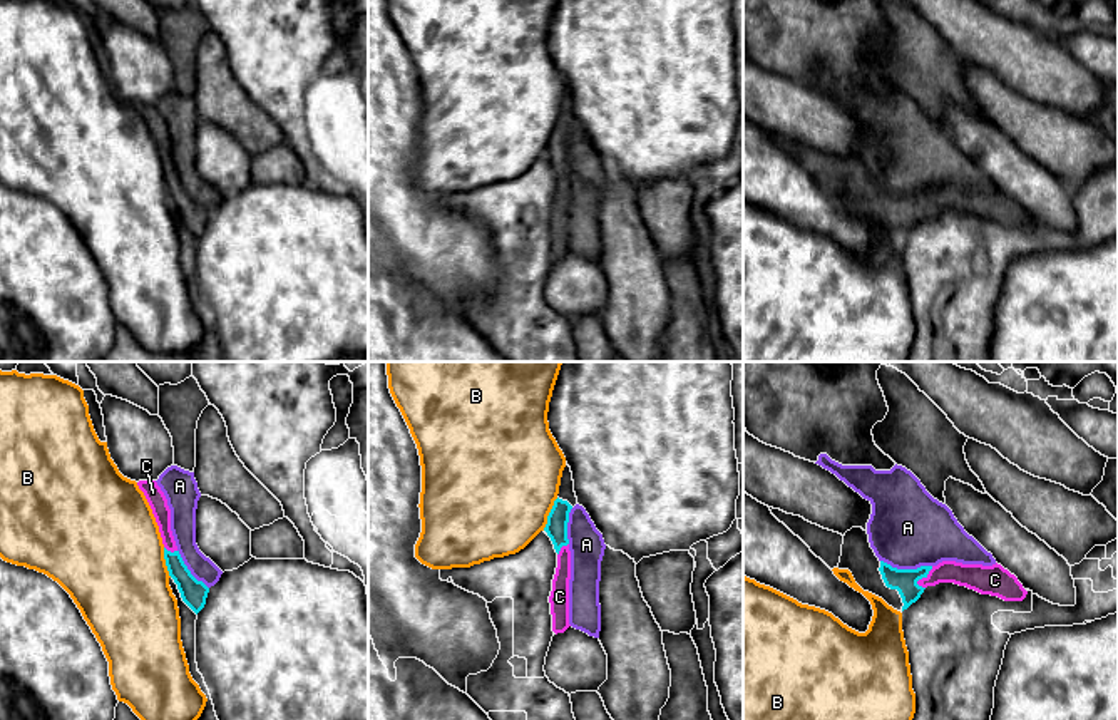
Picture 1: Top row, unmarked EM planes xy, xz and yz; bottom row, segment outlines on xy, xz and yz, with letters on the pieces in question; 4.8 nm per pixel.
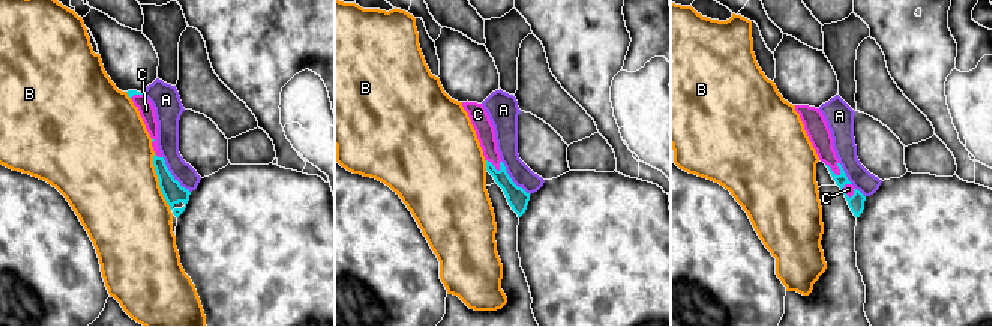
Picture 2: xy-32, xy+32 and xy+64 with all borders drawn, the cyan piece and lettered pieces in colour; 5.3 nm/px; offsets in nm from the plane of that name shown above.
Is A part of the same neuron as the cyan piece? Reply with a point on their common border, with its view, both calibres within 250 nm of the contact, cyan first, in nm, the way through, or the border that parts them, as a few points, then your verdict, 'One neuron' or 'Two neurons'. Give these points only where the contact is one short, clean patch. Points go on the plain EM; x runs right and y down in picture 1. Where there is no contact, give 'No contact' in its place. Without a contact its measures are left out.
Touches cyan at yz (906, 195). Thickness 110 nm (cyan) against 380 nm. Two neurons

